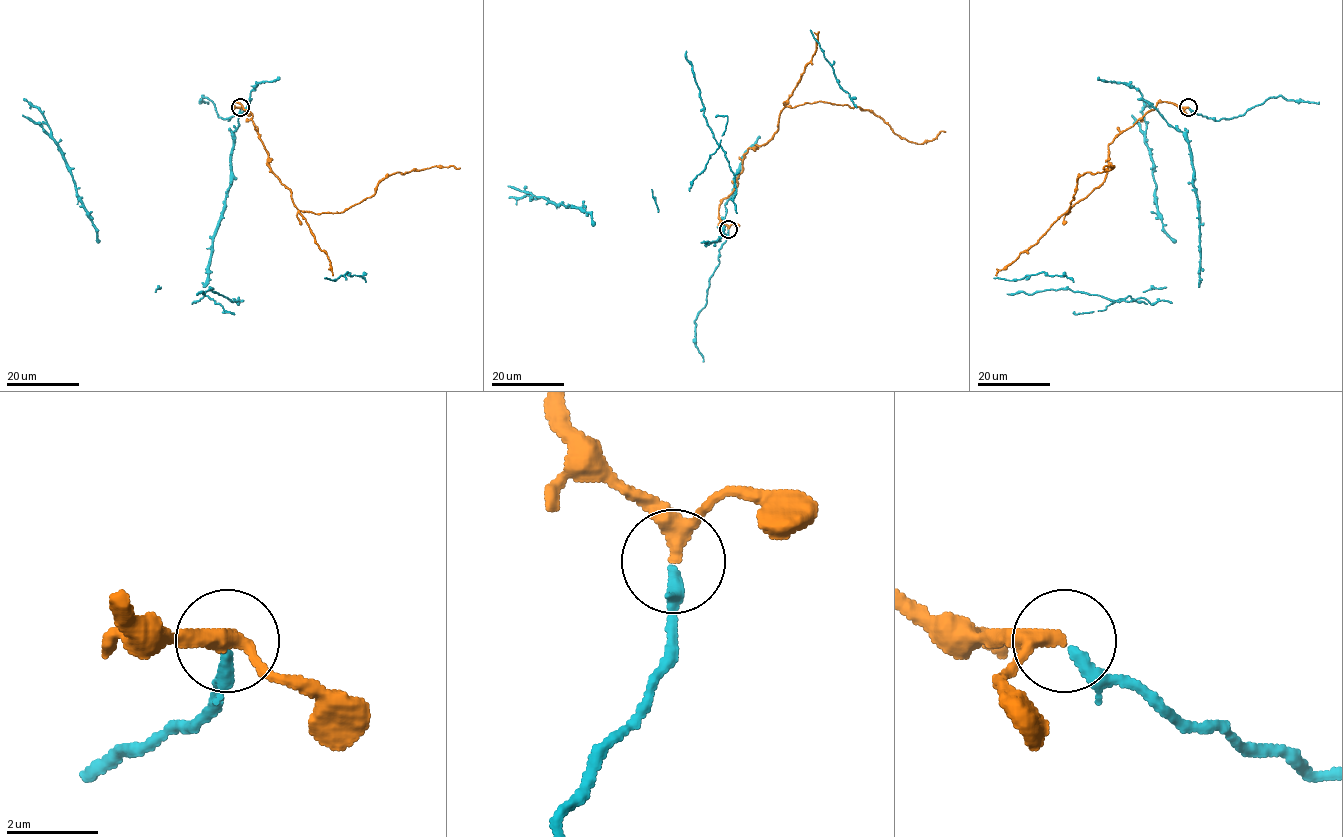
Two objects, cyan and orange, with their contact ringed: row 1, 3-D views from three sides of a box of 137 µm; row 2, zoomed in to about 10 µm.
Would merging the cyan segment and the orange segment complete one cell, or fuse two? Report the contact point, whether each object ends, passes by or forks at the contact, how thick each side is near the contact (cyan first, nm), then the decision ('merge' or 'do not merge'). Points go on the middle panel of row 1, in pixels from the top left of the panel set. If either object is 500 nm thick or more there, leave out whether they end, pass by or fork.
(728, 229) | cyan passes by | orange passes by | 200/280 nm | merge

